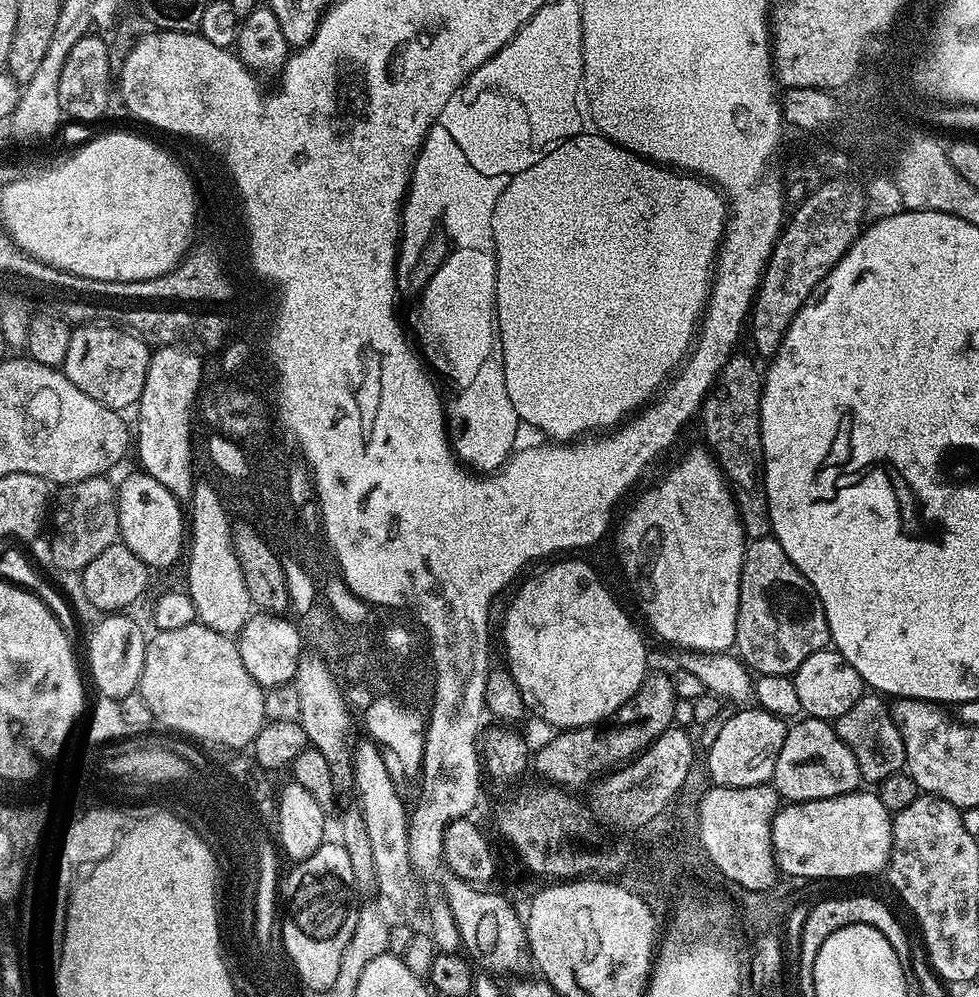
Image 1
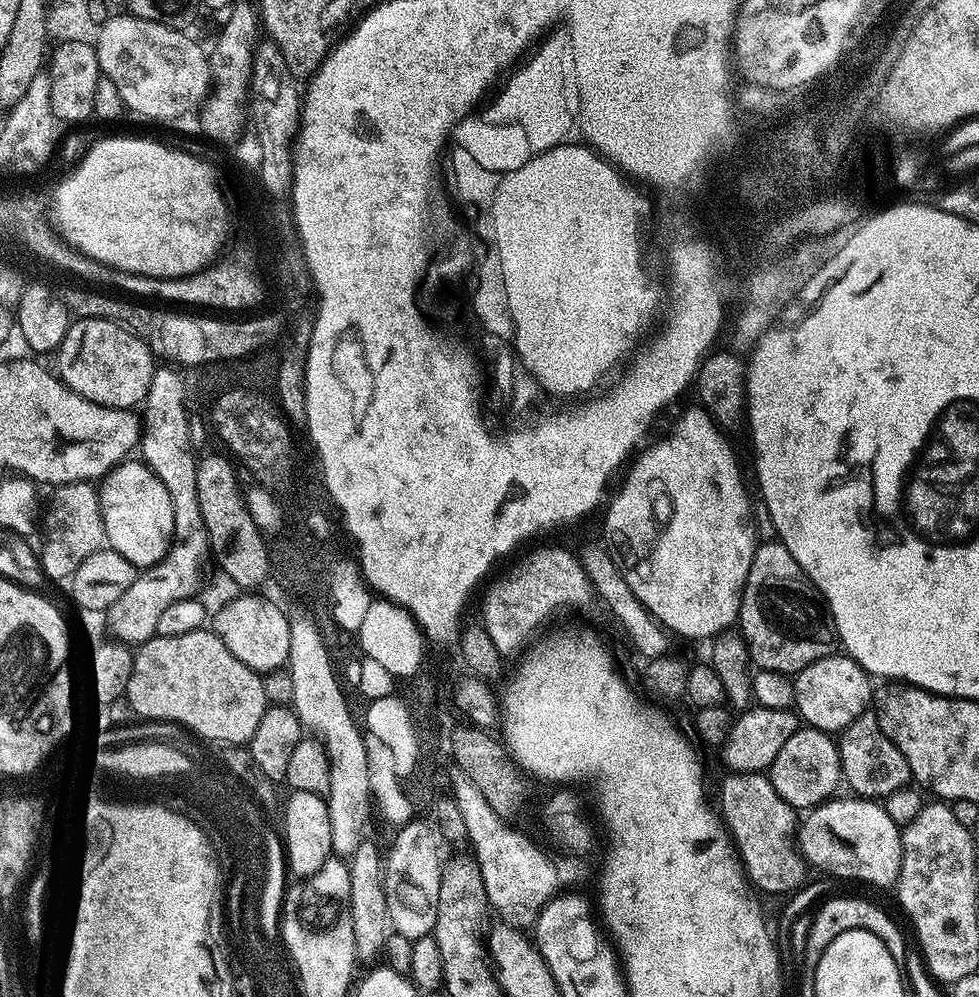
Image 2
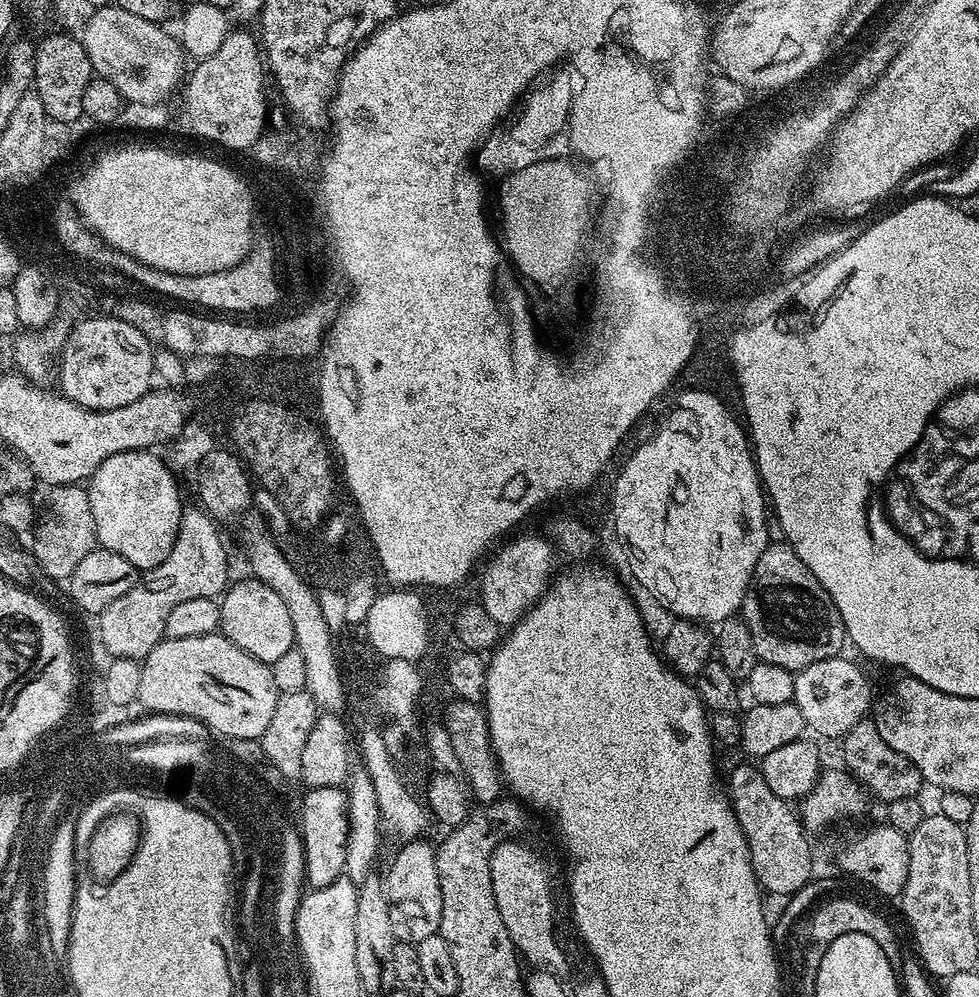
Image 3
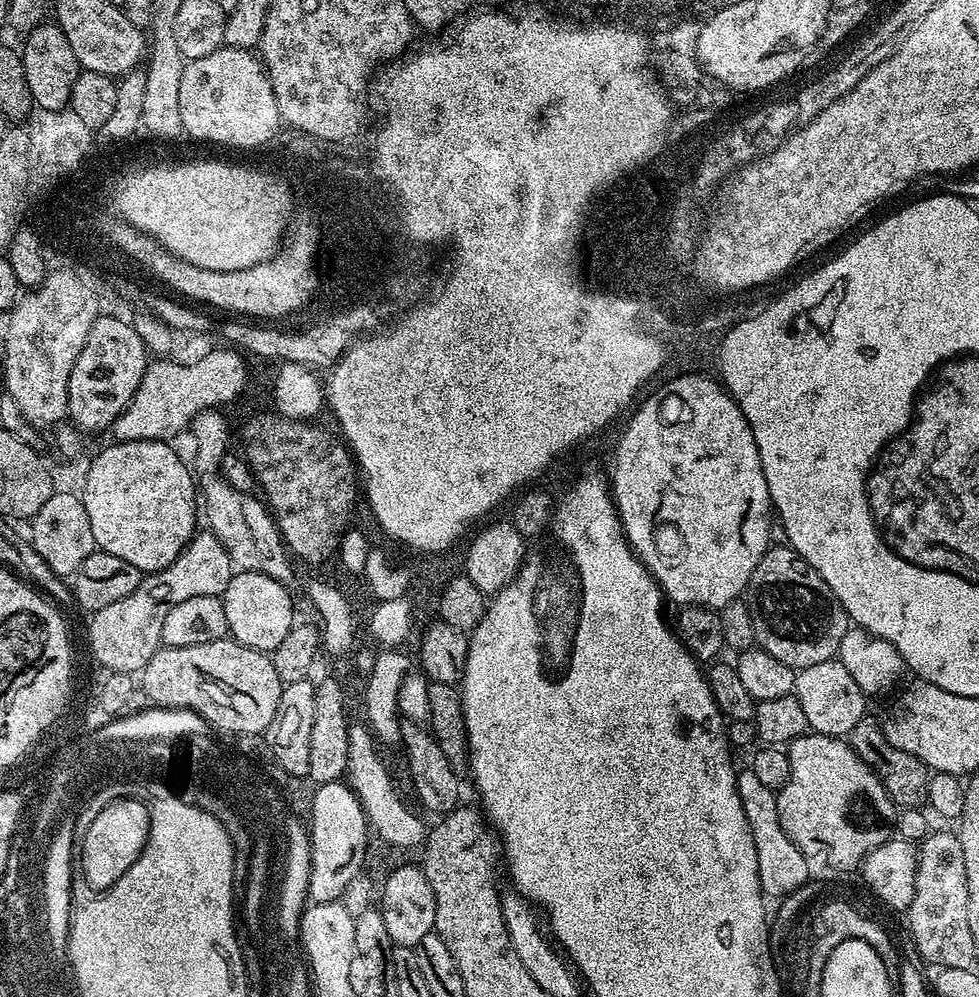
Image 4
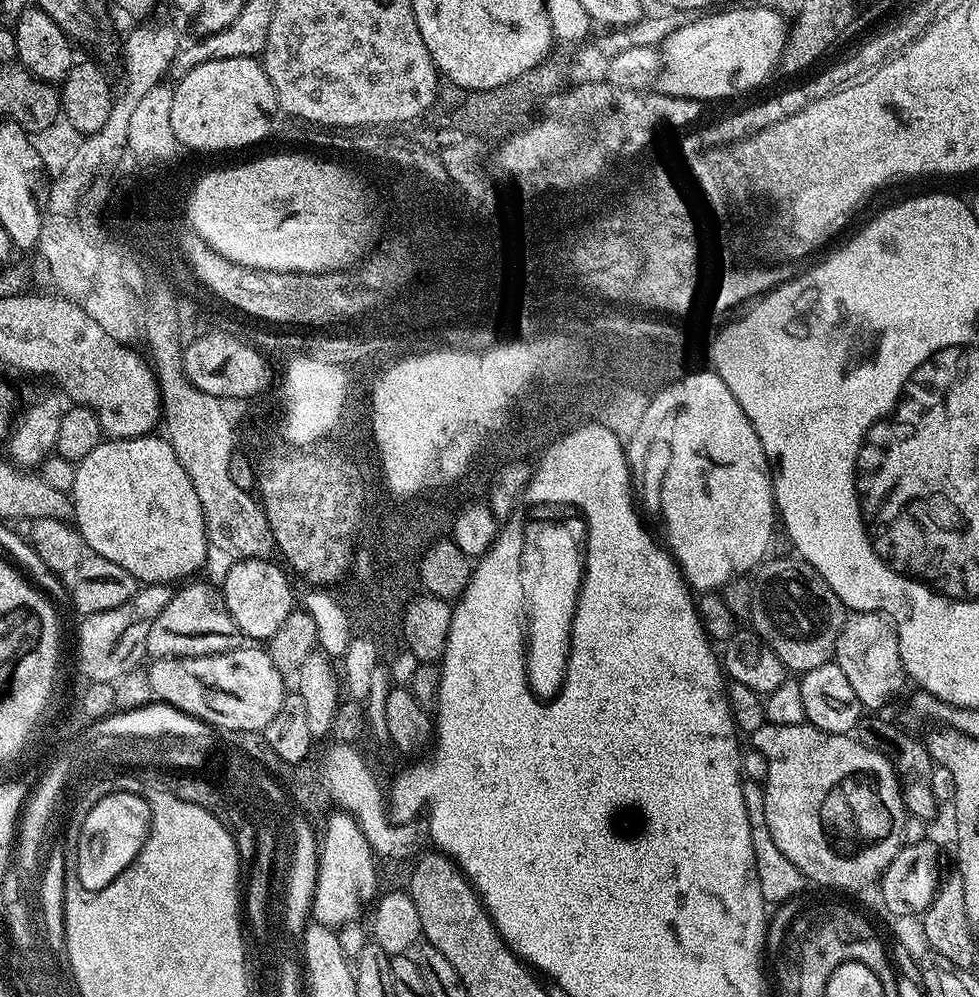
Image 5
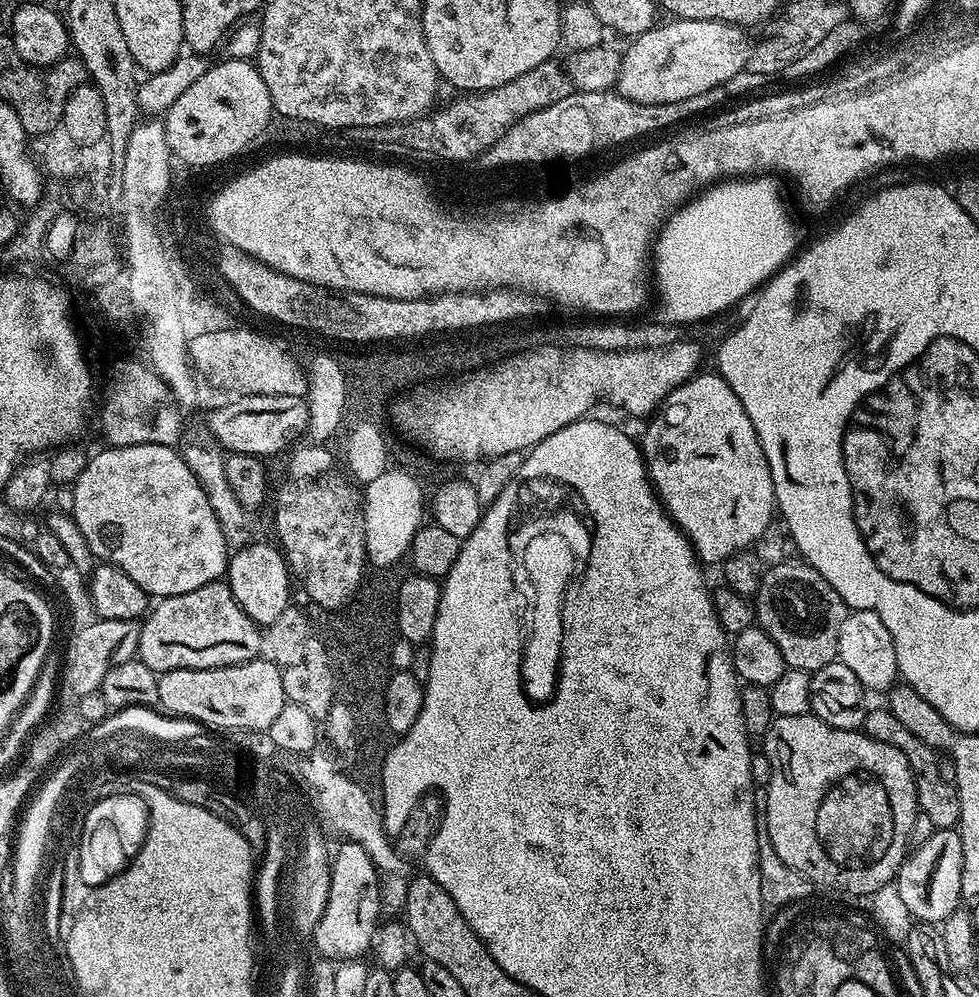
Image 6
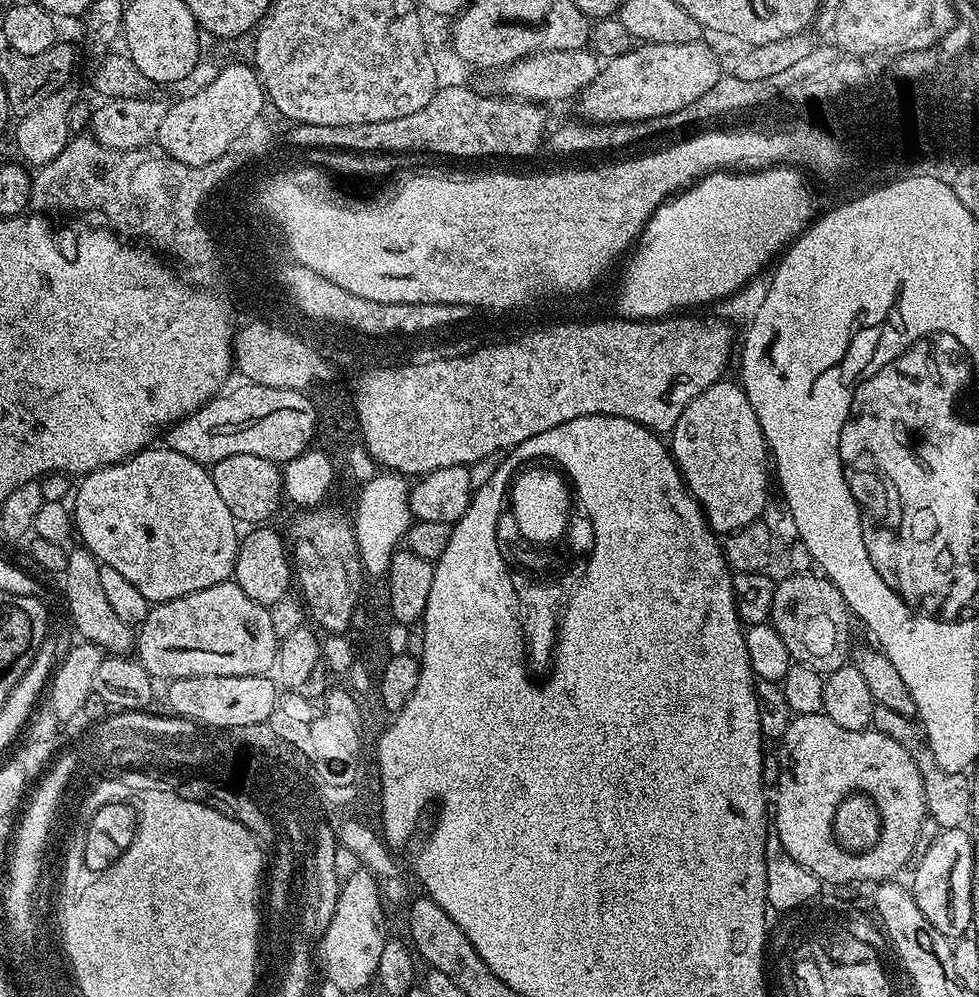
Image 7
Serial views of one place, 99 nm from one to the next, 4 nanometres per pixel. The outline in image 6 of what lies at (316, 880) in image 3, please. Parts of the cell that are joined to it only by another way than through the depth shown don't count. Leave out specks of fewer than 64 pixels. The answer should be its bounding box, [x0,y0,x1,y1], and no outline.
[314,842,379,962]

